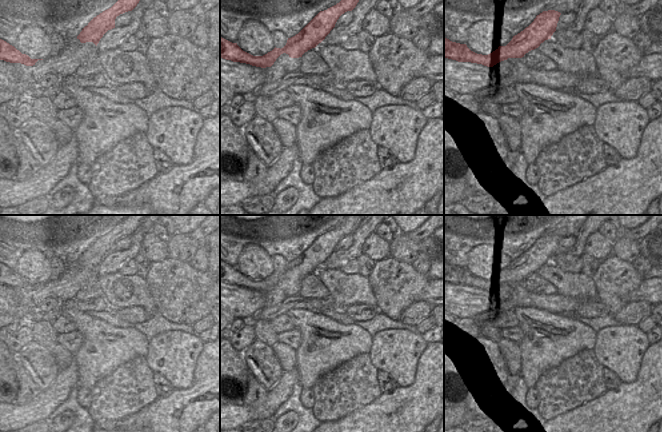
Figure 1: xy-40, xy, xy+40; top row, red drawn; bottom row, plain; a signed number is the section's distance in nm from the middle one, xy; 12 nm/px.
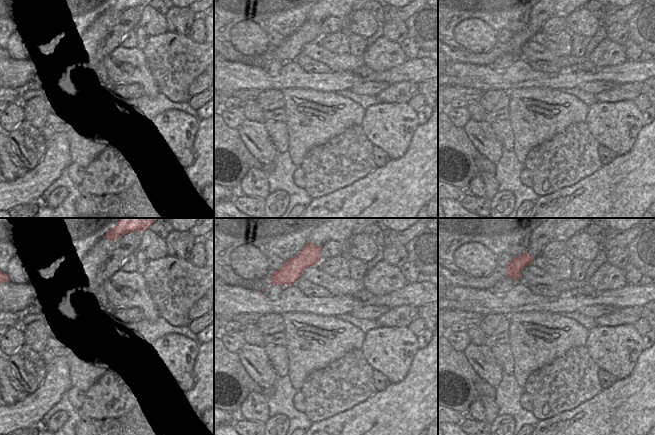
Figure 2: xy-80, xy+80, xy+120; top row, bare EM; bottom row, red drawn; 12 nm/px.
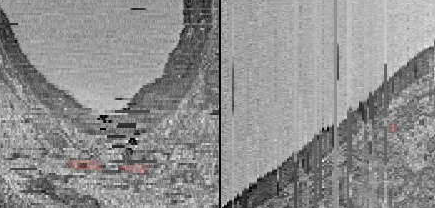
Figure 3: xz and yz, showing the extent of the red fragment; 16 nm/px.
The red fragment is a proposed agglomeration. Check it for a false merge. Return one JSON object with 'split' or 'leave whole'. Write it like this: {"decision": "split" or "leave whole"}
{"decision": "leave whole"}

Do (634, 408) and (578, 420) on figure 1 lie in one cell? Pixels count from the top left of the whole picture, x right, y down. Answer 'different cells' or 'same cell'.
same cell

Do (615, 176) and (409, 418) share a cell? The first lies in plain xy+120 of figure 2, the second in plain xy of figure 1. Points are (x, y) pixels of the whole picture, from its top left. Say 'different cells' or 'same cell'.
same cell

